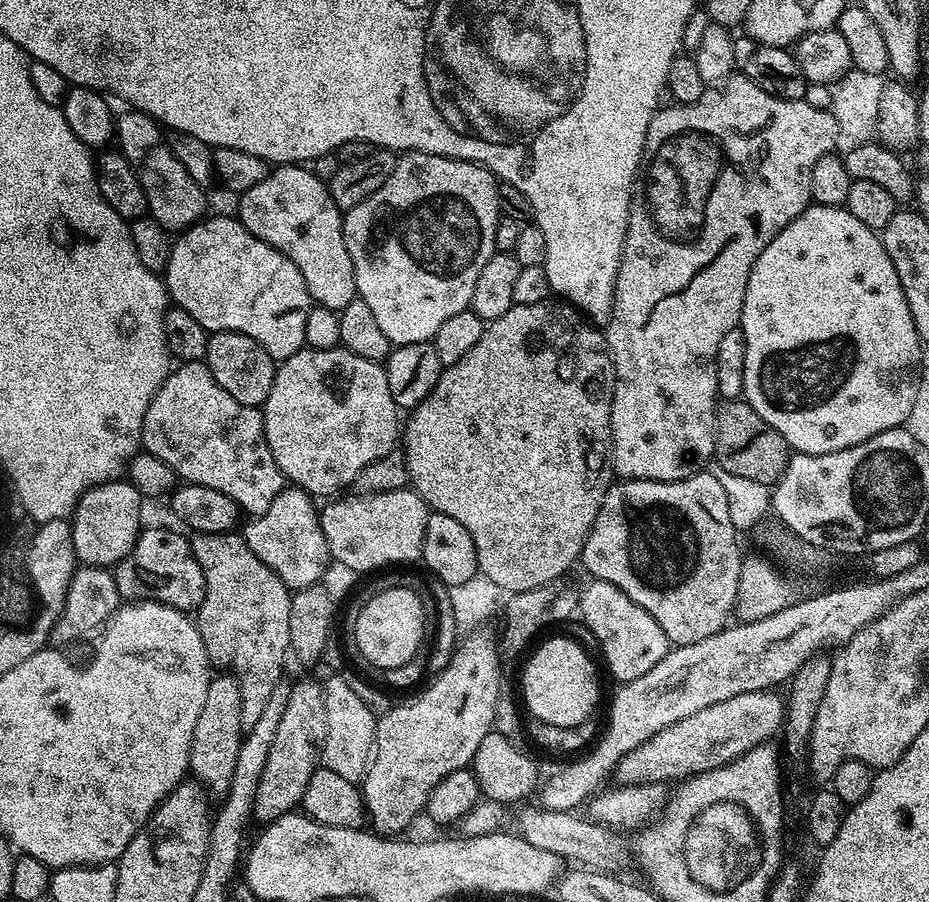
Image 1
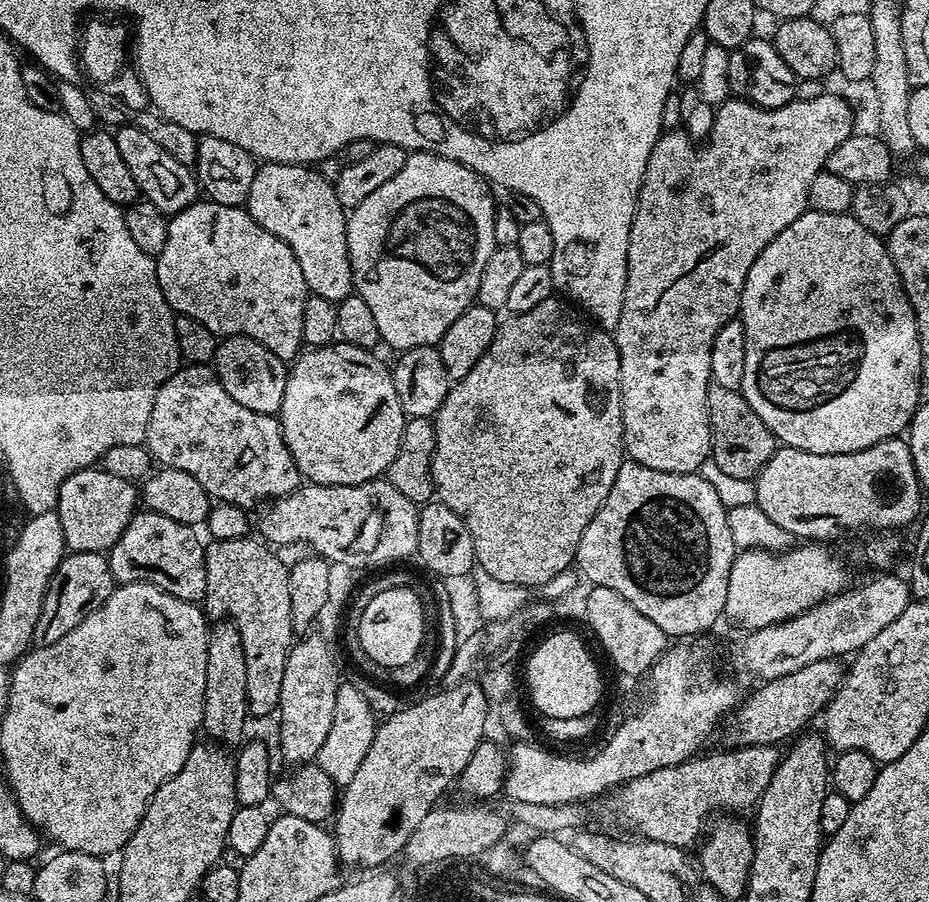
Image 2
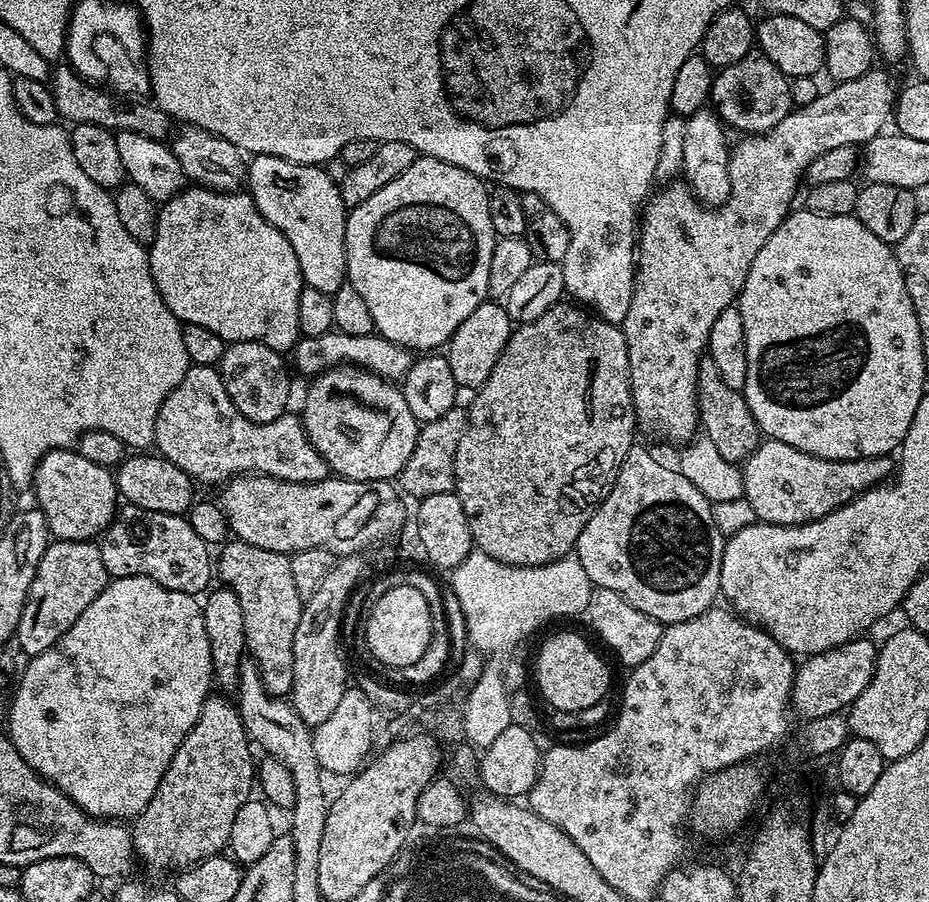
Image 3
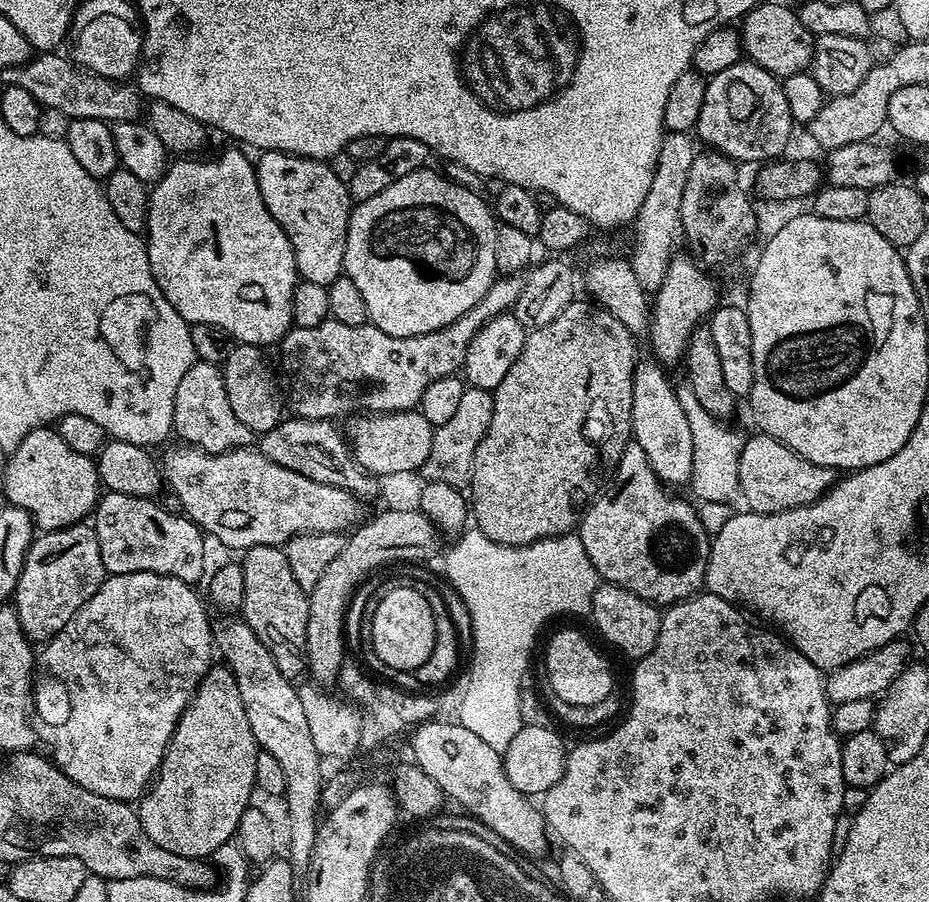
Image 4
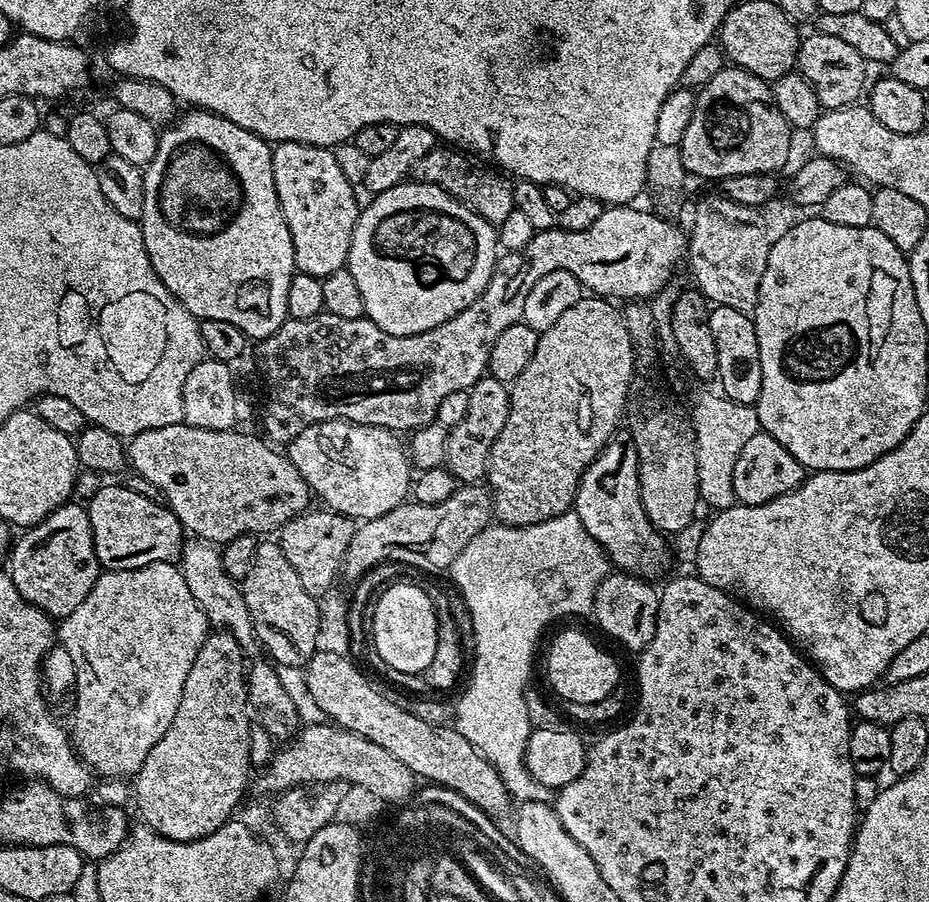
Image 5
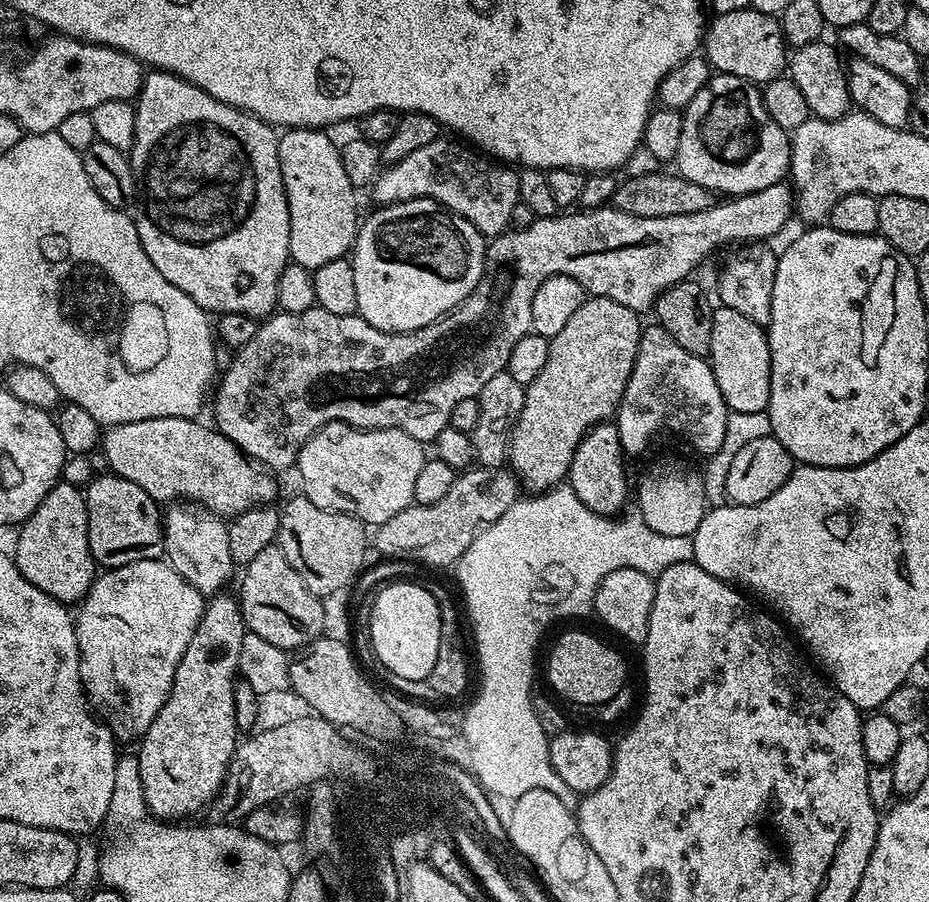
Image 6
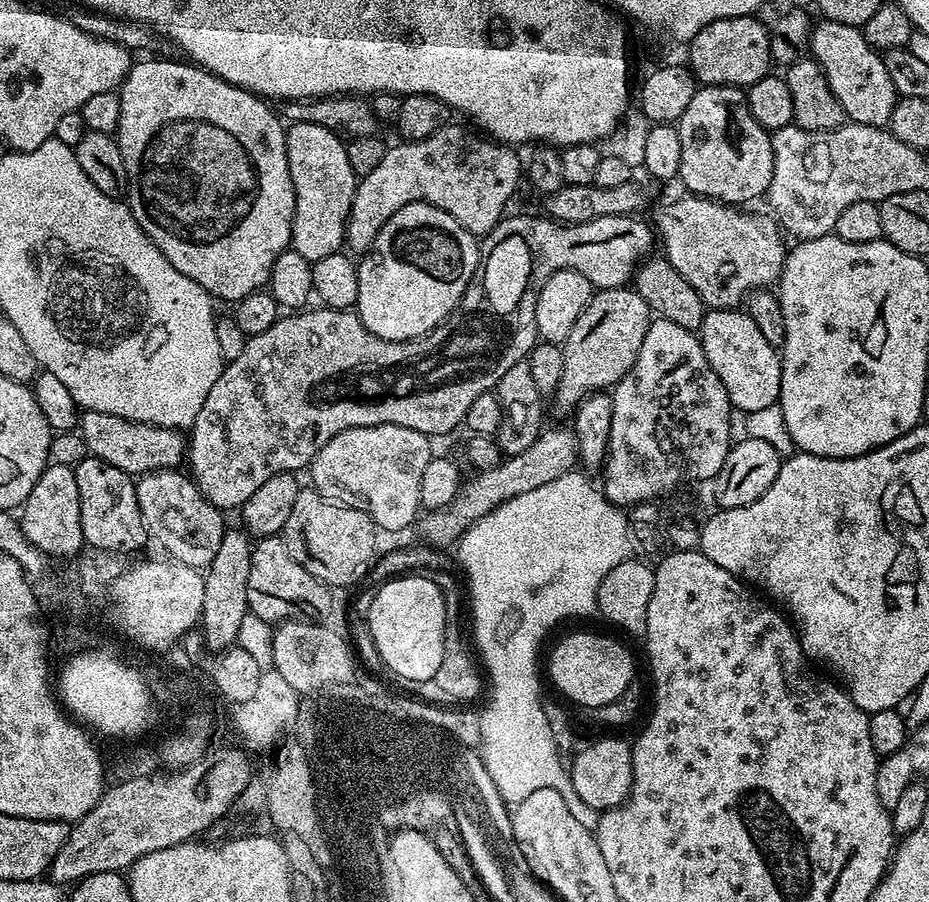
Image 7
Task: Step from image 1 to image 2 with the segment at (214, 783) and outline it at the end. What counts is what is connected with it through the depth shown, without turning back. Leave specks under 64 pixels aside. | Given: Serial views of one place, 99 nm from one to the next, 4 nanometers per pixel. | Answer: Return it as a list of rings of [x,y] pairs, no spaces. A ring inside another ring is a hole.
[[[224,622],[213,627],[208,634],[202,732],[203,735],[209,736],[207,737],[209,741],[217,745],[228,746],[224,744],[236,743],[239,745],[245,739],[244,723],[247,720],[250,720],[250,713],[246,694],[246,658],[242,650],[242,640],[231,623]]]

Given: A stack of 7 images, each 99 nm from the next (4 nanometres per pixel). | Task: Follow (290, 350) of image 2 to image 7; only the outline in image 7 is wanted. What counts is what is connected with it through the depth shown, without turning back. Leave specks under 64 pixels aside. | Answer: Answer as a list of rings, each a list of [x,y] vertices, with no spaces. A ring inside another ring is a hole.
[[[148,59],[152,60],[144,60],[141,64],[140,61],[133,63],[132,69],[128,71],[128,77],[118,89],[122,102],[122,114],[114,135],[120,144],[122,158],[126,162],[128,175],[126,203],[132,209],[138,226],[142,226],[142,230],[152,240],[153,246],[168,259],[170,266],[174,266],[174,270],[186,274],[186,278],[194,278],[194,282],[198,282],[198,286],[205,288],[209,296],[217,301],[241,300],[246,298],[246,294],[261,291],[267,285],[270,270],[274,266],[274,258],[278,258],[278,254],[289,251],[292,243],[294,186],[290,182],[290,166],[286,162],[285,125],[277,113],[276,117],[268,109],[271,107],[261,97],[210,74],[204,68],[198,68],[191,62],[179,64],[176,60]]]

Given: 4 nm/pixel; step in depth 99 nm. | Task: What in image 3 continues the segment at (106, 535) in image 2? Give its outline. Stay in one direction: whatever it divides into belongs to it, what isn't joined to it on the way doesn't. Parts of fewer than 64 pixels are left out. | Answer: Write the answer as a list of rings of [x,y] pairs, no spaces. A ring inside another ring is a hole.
[[[56,448],[36,463],[34,477],[35,507],[46,518],[49,533],[57,540],[91,540],[108,529],[116,519],[118,493],[115,475],[102,466],[94,466],[75,450]]]

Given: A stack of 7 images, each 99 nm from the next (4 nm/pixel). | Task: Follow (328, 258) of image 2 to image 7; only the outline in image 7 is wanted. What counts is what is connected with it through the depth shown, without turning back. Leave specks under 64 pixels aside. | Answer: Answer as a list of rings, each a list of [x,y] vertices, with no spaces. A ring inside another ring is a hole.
[[[292,124],[286,132],[286,162],[290,166],[290,182],[294,186],[294,218],[291,251],[314,261],[327,258],[345,247],[346,222],[358,177],[350,168],[345,141],[326,126]]]

